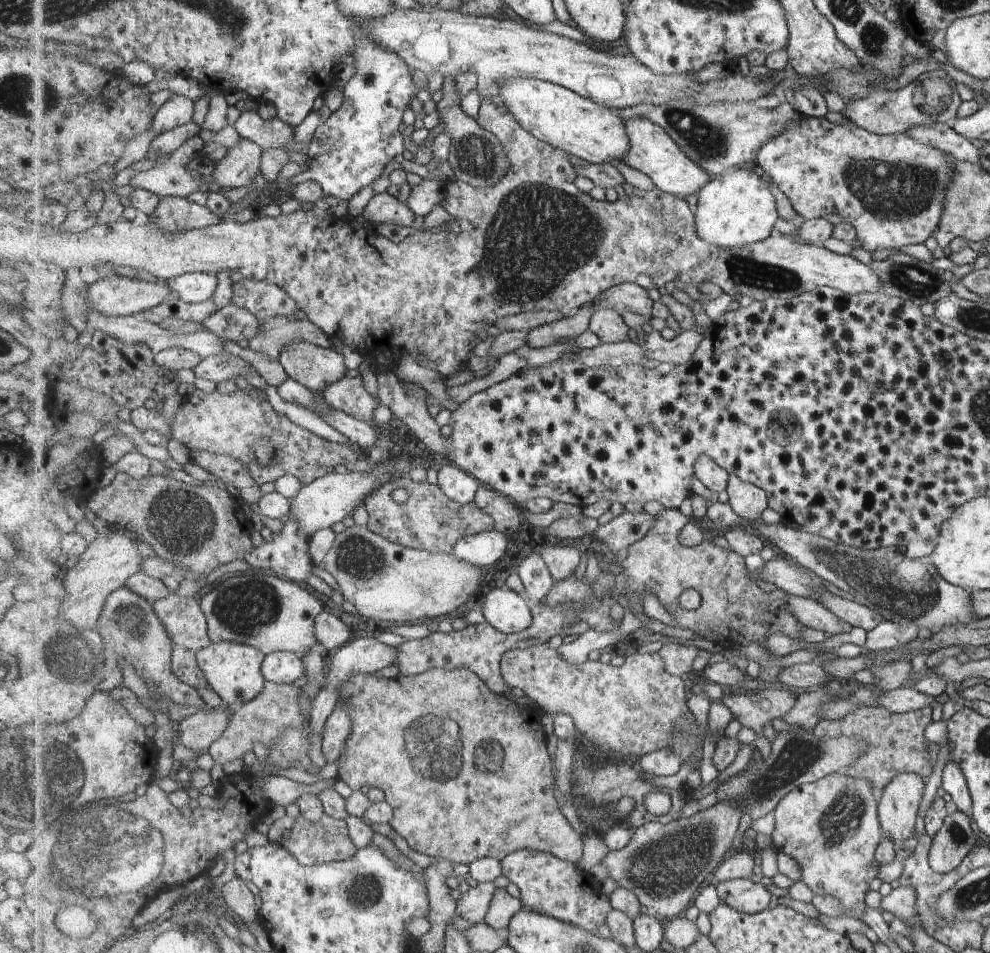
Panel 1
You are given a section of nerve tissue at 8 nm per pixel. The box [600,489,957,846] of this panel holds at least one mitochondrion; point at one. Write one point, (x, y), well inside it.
(913, 602)

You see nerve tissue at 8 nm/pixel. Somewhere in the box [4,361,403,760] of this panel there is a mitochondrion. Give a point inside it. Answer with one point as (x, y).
(184, 521)

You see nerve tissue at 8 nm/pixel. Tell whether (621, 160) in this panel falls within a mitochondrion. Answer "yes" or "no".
no

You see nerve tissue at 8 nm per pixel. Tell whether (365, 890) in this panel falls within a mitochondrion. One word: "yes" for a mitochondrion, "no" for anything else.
yes

